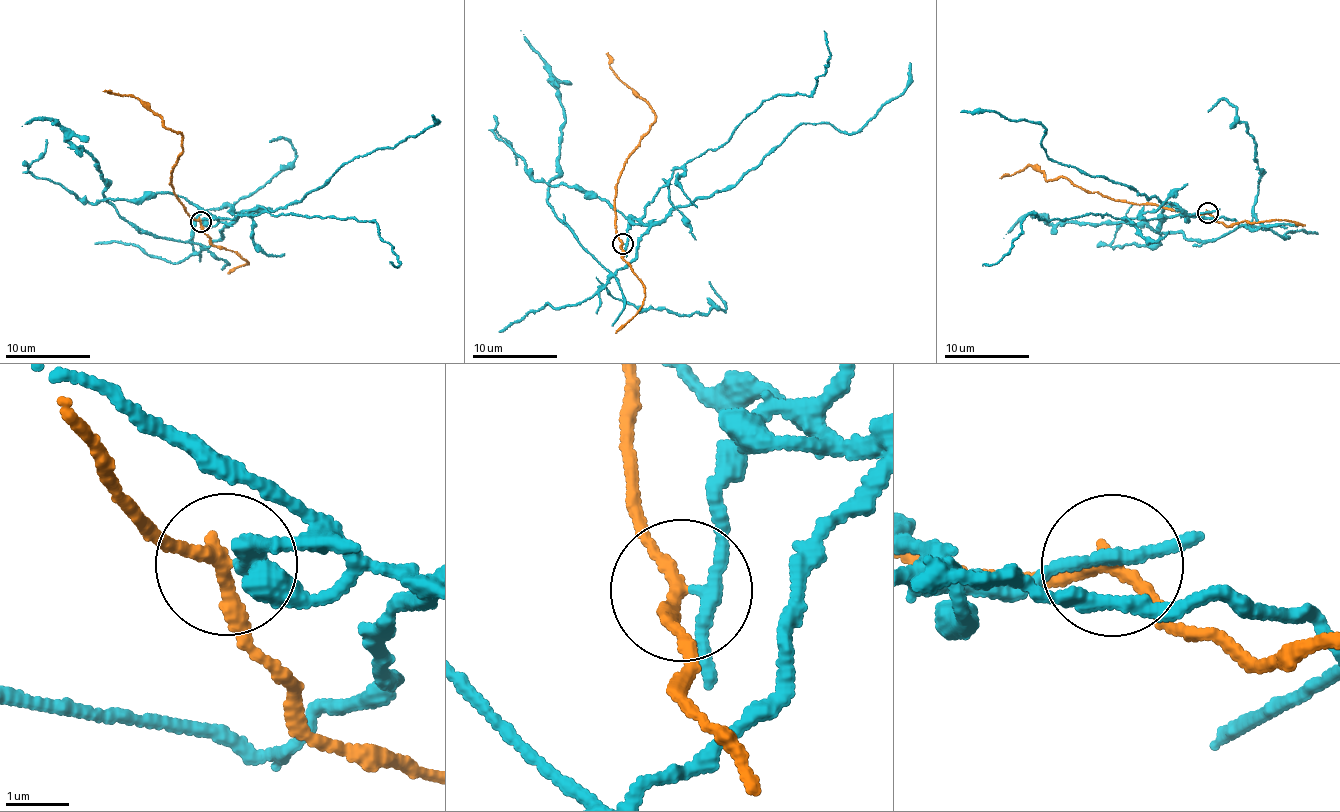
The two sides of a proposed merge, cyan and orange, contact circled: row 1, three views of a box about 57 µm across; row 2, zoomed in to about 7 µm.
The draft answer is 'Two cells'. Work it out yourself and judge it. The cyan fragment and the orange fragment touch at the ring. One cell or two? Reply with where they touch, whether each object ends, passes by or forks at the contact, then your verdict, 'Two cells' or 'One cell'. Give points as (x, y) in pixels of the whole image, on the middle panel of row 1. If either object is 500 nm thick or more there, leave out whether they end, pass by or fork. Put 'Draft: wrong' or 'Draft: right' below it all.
Place: (622, 244). At the ring cyan passes by. At the ring orange passes by. Two cells
Draft: right

